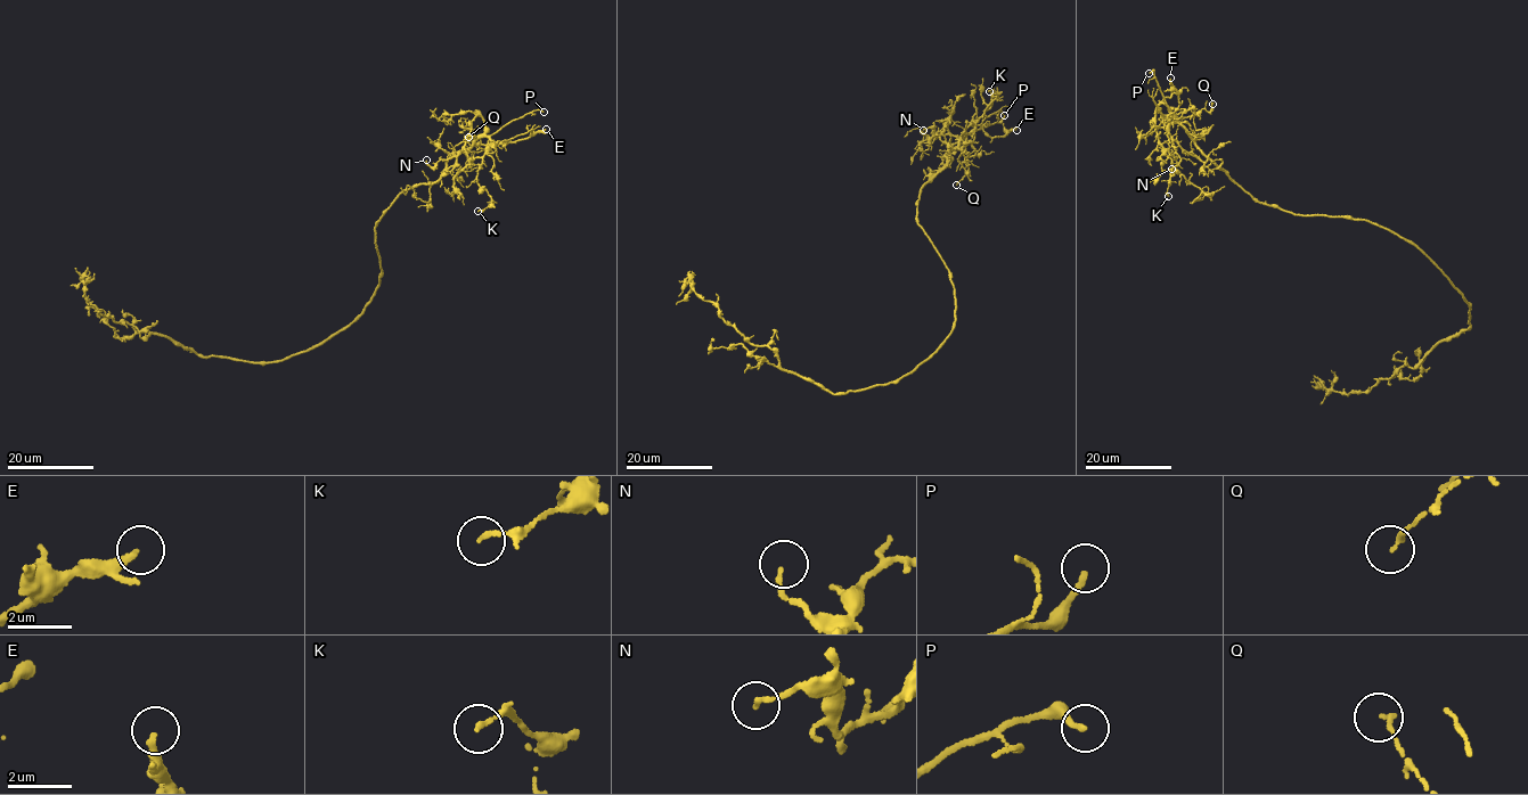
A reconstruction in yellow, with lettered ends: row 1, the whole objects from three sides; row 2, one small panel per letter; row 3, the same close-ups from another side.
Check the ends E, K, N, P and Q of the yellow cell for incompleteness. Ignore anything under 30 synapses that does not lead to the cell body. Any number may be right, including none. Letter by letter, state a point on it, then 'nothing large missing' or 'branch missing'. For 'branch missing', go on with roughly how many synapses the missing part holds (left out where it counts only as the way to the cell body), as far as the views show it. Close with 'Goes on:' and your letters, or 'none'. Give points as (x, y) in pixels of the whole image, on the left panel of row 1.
E: place (546, 129); nothing large missing
K: place (477, 211); nothing large missing
N: place (426, 160); nothing large missing
P: place (544, 112); branch missing
Q: place (468, 137); nothing large missing
Goes on: P

